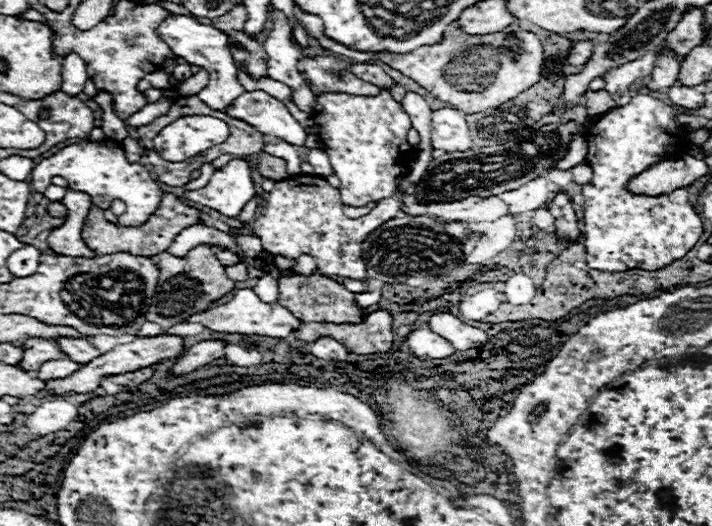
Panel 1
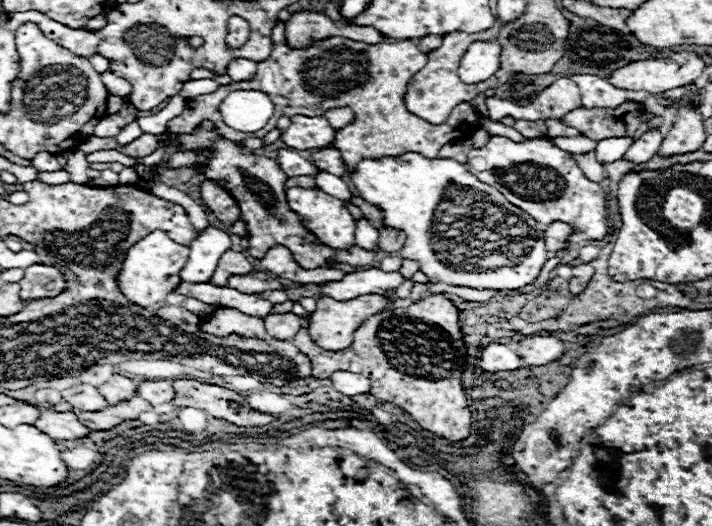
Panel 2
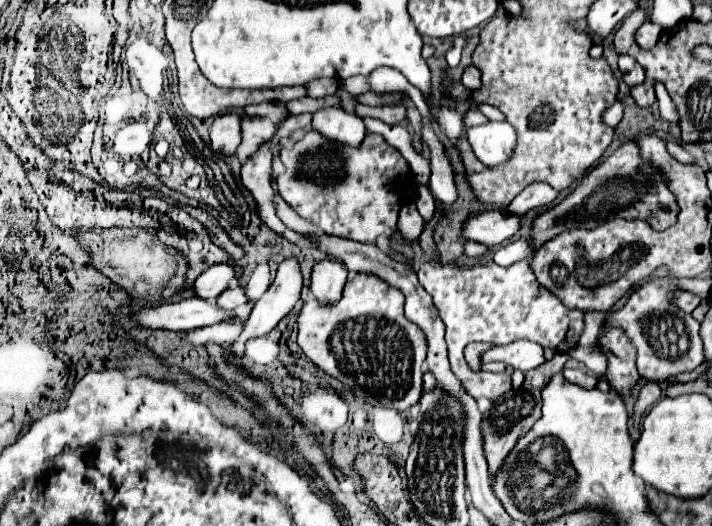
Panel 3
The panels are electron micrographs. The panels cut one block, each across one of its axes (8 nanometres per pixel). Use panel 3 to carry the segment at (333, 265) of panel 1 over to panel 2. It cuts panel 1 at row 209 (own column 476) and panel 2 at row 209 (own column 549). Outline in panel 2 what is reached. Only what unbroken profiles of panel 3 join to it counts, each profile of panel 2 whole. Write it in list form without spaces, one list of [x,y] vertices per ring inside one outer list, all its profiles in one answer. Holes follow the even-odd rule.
[[[300,186],[288,188],[286,200],[292,212],[300,216],[304,228],[308,228],[308,232],[312,232],[322,244],[328,244],[330,248],[336,250],[348,250],[354,246],[354,218],[342,200],[322,192],[320,188],[300,188]]]

